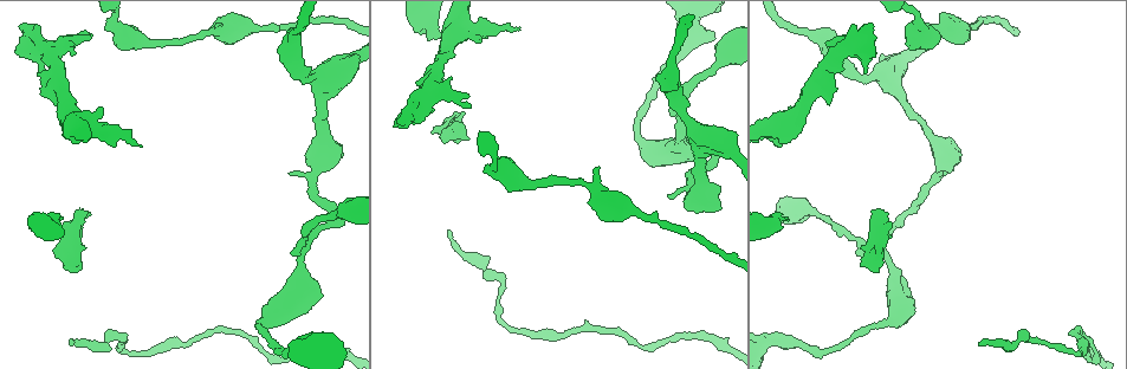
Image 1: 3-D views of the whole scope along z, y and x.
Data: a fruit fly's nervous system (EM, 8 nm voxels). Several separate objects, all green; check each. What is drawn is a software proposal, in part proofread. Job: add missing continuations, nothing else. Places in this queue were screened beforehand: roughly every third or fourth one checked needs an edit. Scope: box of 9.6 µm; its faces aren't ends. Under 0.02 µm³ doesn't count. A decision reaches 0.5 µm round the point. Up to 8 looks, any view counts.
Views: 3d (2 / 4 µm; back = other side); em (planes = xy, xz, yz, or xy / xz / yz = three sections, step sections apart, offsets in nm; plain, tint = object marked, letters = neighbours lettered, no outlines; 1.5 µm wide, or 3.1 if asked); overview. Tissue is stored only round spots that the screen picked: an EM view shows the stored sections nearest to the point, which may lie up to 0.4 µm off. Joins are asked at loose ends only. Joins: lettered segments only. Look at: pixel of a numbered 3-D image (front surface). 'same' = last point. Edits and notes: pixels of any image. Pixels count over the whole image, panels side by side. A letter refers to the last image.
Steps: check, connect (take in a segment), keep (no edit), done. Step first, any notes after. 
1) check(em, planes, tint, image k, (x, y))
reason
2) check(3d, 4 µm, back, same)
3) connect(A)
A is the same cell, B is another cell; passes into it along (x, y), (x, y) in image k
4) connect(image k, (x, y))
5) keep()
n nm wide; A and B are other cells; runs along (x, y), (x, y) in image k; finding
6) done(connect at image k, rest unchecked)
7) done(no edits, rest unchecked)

check(em, xy, step 8, tint, image 1, (399, 123))
an open end

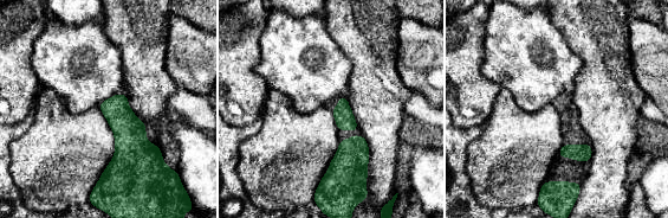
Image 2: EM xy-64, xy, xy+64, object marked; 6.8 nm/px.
check(em, planes, letters, same)

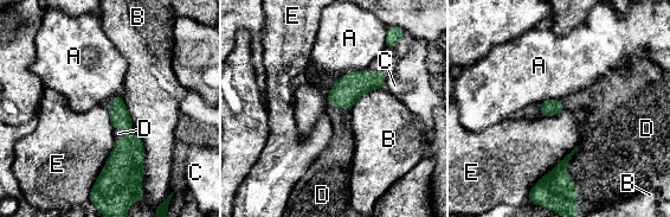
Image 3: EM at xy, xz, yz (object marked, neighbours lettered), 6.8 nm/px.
connect(D)
E touches over 400 nm; D is the same cell, A, B, C and E are other cells; the cell continues

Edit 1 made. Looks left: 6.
check(overview)
see it whole again

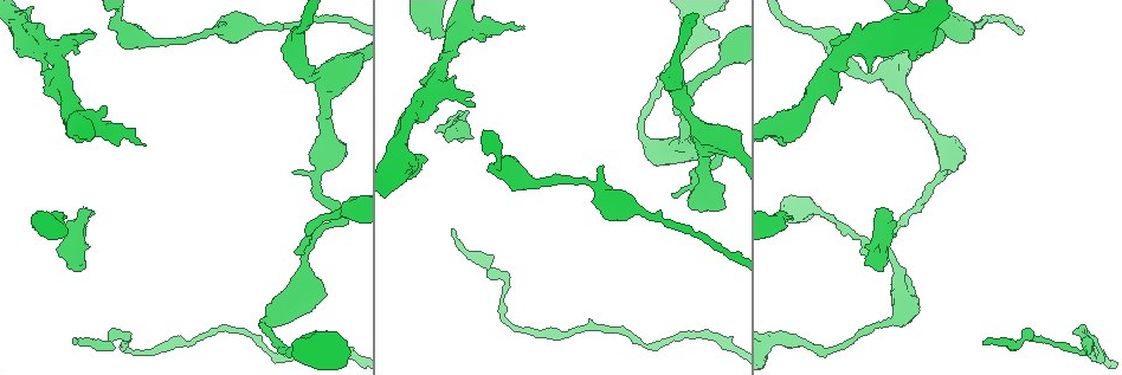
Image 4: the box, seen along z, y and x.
check(em, planes, tint, image 4, (474, 104))
an open end

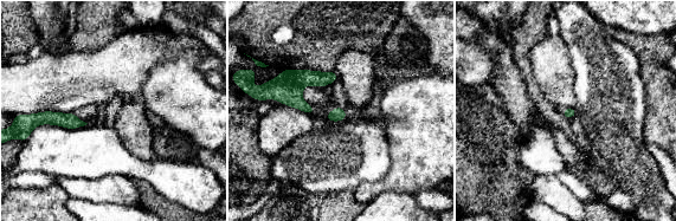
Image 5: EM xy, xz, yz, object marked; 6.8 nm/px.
check(em, planes, letters, same)
what lies round it

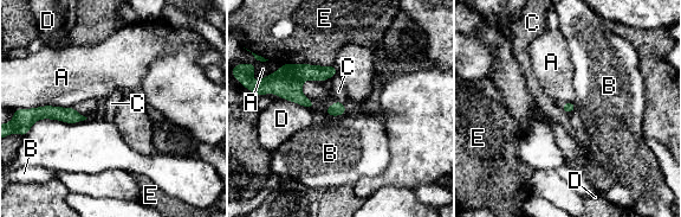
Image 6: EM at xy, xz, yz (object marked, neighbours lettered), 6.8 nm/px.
keep()
A, B, C, D and E are other cells; border along (559, 106), (566, 114) in image 6; none of them fits

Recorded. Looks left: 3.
check(em, planes, tint, image 4, (603, 164))
free end

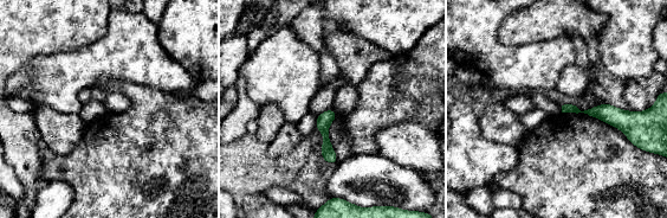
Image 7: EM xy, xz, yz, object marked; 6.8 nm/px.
check(em, planes, letters, same)

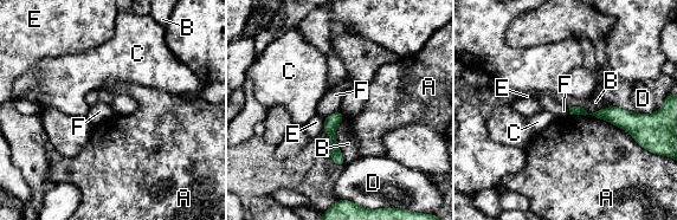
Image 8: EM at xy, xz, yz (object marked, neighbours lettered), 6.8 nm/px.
keep()
A, B, C, D, E and F are other cells; runs along (572, 110), (613, 114), (637, 122) in image 8; no lettered segment goes on from it

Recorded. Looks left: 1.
done(connect at image 3, rest unchecked)

